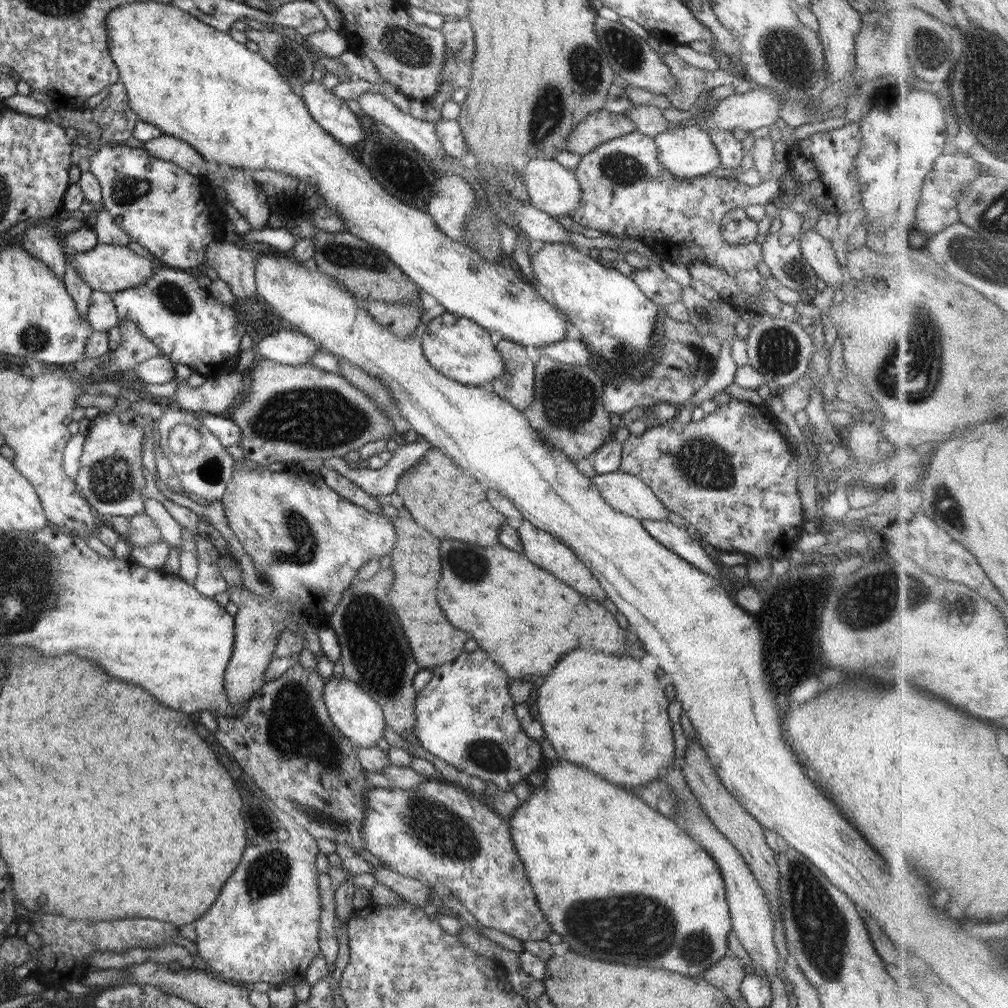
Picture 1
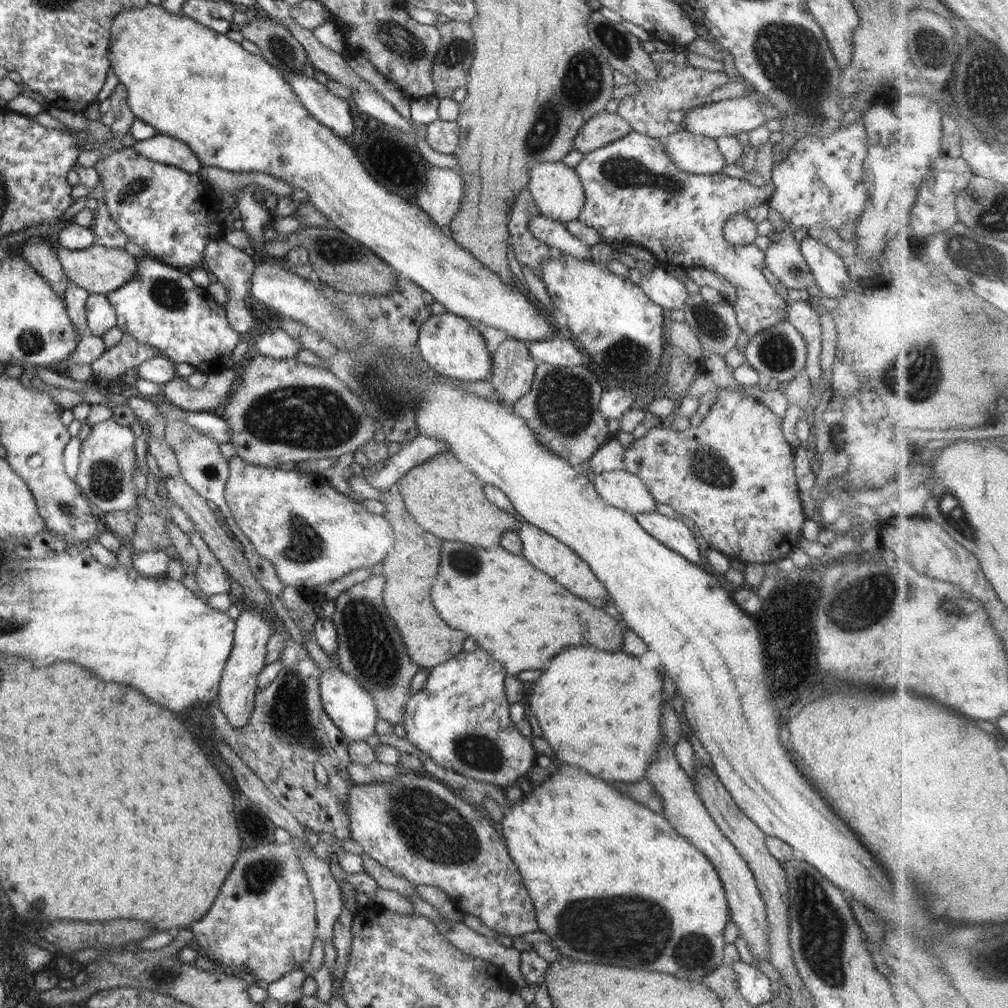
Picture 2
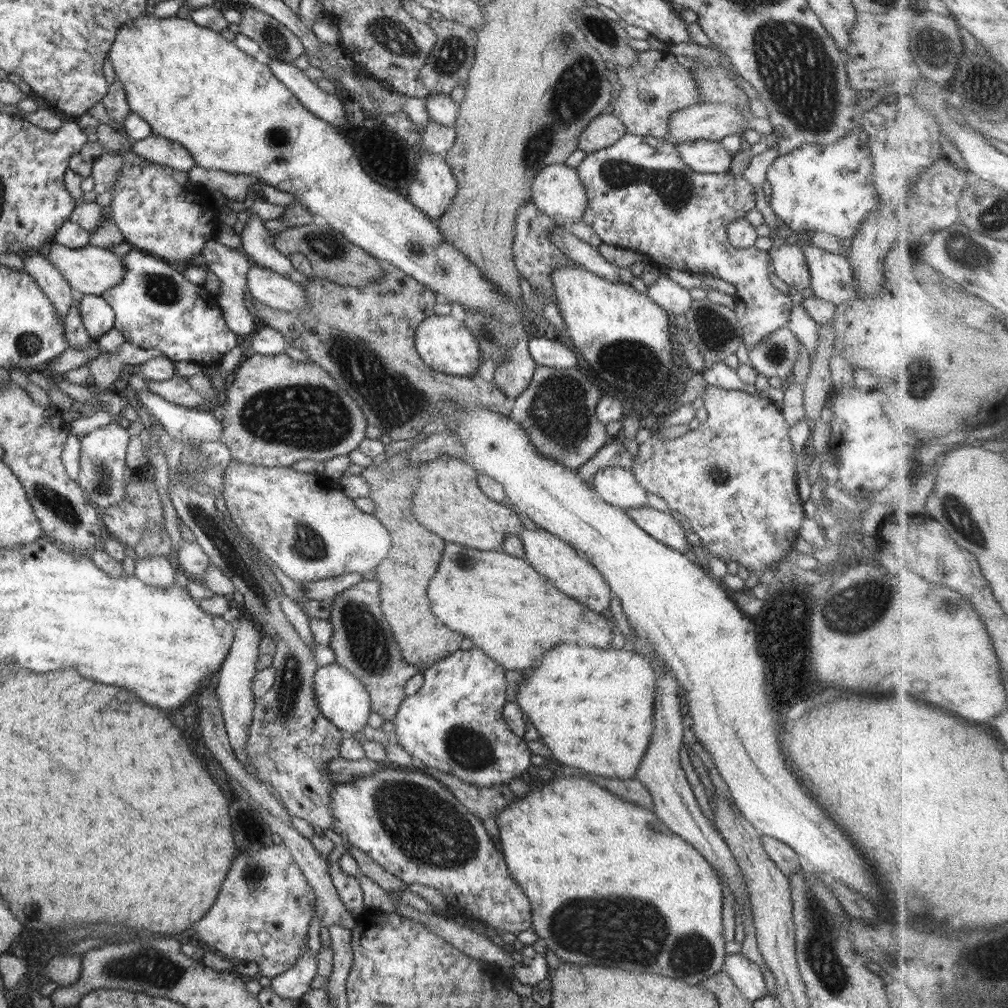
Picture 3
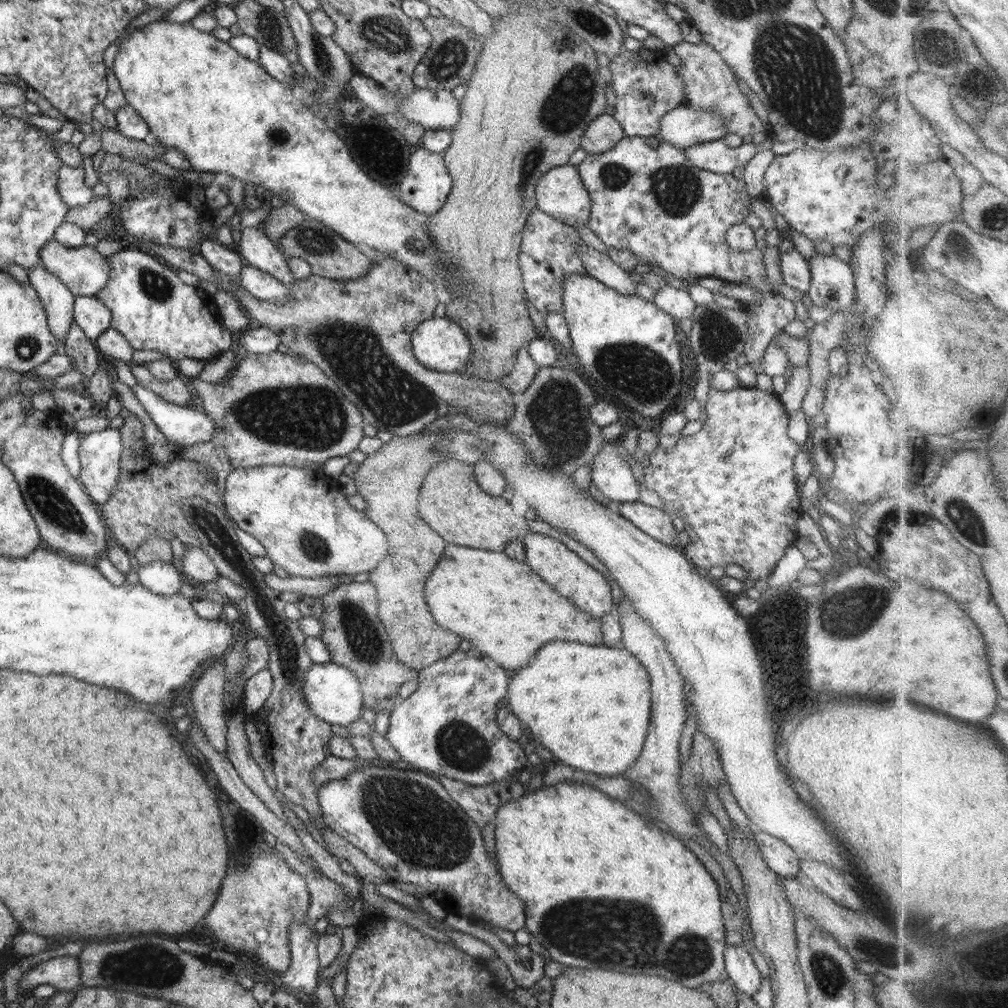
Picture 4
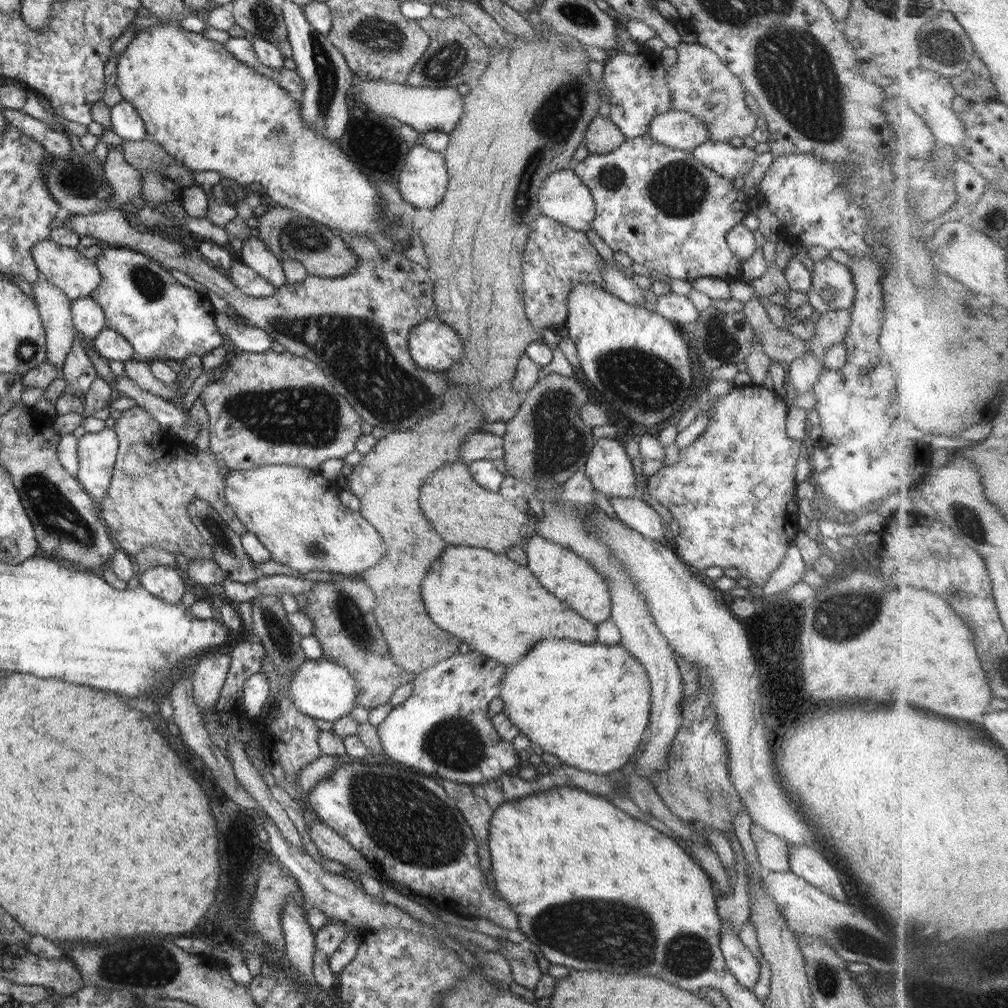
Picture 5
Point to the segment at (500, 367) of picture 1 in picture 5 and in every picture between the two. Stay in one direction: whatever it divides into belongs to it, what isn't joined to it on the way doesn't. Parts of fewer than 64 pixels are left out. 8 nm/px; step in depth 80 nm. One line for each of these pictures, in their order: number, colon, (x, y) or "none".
2: (451, 345)
3: (445, 344)
4: (439, 344)
5: (434, 346)

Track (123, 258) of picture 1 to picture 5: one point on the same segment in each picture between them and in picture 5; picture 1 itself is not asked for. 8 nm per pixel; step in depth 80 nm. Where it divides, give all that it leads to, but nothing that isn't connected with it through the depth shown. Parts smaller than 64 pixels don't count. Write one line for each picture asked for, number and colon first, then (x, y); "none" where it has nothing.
2: (99, 269)
3: (90, 270)
4: (83, 270)
5: (65, 268)

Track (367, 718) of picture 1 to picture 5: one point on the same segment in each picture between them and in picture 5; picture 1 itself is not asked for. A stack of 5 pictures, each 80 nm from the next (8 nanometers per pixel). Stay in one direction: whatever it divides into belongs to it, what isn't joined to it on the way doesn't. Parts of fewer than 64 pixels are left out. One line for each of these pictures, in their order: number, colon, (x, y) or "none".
2: (351, 707)
3: (341, 698)
4: (331, 692)
5: (322, 689)

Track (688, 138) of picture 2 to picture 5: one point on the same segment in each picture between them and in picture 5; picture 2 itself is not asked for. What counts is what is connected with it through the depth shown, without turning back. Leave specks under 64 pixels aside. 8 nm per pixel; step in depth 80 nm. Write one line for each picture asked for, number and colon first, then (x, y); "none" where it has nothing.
3: (709, 157)
4: (716, 156)
5: (728, 161)

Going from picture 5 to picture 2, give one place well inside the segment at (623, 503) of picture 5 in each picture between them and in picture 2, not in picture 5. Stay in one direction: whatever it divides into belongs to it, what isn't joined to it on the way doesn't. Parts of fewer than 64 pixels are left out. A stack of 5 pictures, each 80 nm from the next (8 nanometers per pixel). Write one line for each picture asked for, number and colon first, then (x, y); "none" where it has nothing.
2: (679, 535)
3: (666, 527)
4: (656, 523)

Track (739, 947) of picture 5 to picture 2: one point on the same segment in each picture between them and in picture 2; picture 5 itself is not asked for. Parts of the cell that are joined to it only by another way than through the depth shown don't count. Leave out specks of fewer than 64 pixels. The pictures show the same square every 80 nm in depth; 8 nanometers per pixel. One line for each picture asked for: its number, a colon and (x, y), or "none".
2: (755, 987)
3: (746, 975)
4: (742, 971)

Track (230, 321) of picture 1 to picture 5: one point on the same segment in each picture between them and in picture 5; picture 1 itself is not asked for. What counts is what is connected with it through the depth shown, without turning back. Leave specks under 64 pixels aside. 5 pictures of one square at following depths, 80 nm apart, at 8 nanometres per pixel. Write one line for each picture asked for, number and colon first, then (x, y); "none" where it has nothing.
2: (162, 307)
3: (156, 307)
4: (151, 307)
5: (162, 319)

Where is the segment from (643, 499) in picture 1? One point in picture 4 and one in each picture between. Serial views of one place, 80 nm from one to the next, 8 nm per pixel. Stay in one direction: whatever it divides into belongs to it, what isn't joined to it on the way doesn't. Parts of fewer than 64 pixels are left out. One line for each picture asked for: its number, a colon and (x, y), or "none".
2: (620, 488)
3: (618, 486)
4: (610, 474)

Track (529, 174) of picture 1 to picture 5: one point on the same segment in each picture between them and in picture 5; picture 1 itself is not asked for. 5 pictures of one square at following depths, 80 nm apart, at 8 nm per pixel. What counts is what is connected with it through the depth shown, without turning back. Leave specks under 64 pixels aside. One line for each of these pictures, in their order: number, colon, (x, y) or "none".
2: (556, 189)
3: (557, 190)
4: (560, 193)
5: (563, 197)

